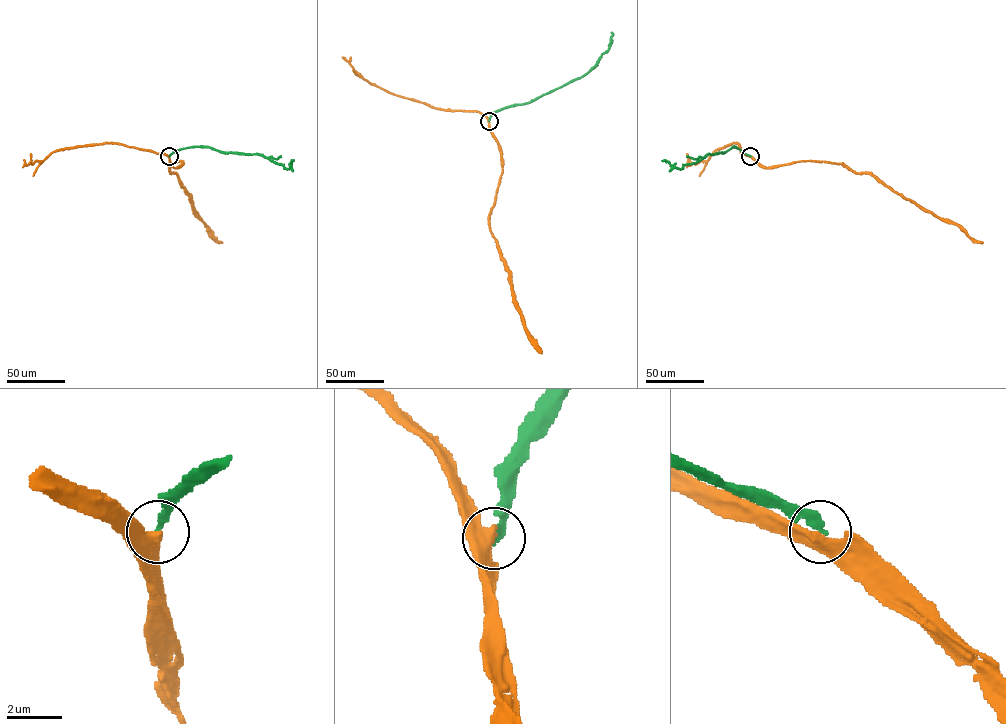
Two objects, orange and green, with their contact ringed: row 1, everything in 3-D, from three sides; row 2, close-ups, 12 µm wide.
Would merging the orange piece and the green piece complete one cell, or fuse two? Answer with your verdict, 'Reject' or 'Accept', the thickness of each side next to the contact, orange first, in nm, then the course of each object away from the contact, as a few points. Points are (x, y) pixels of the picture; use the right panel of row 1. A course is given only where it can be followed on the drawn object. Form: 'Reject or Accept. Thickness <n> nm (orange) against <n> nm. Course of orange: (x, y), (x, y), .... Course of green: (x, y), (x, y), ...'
Accept. Thickness 360 nm (orange) against 240 nm. Course of orange: (750, 156), (766, 168), (818, 161), (869, 173), (905, 199), (956, 223), (970, 238), (983, 242). Course of green: (750, 156), (733, 146), (725, 151), (708, 154), (680, 168), (661, 160)

